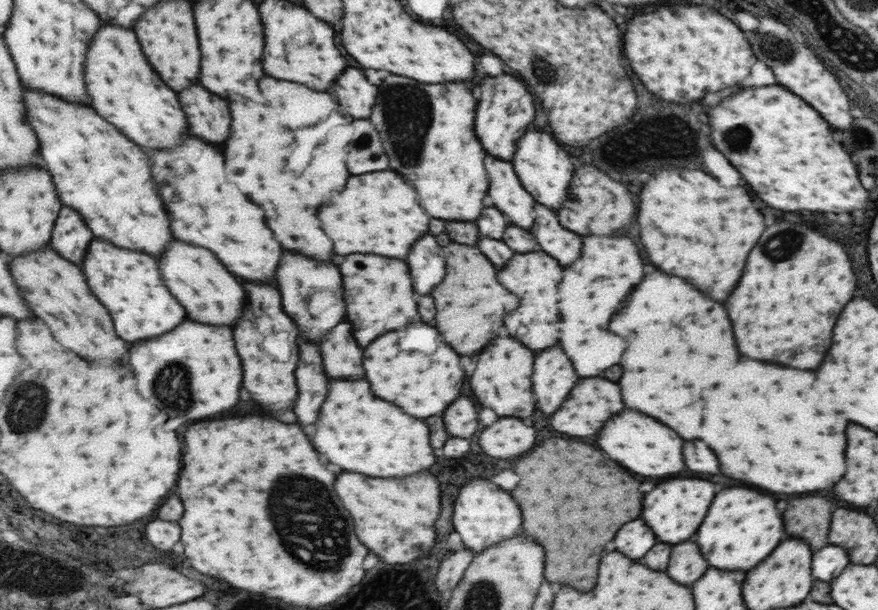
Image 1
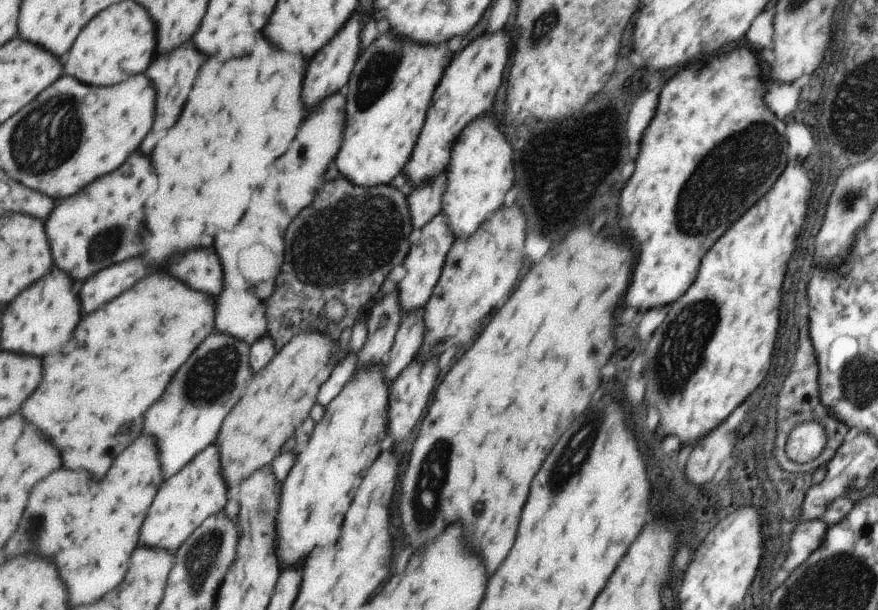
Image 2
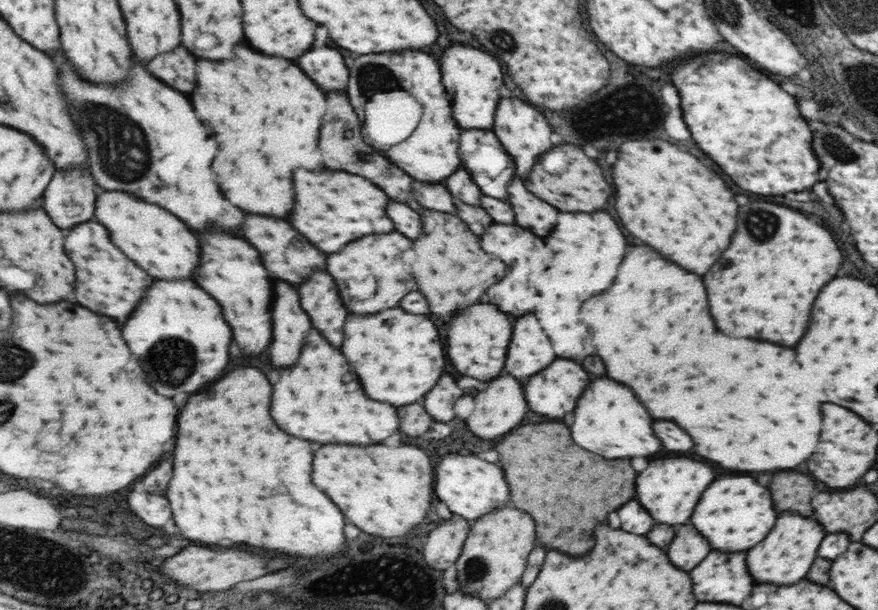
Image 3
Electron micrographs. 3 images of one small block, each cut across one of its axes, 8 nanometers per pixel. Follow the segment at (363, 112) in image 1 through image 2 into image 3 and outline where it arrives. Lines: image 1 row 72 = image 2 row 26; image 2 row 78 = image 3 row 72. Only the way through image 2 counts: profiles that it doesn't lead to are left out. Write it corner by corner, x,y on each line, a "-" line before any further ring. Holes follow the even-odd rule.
311,48
299,64
303,64
303,70
327,90
347,90
349,68
339,50

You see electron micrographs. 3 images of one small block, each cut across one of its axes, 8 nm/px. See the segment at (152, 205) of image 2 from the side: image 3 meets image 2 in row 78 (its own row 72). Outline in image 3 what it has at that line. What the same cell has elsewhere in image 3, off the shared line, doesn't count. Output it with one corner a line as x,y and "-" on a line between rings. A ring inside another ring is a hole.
239,44
239,52
235,52
233,62
199,60
199,92
193,92
191,100
195,100
195,112
199,112
199,118
213,126
219,148
223,148
223,156
219,156
219,168
215,168
215,172
219,172
219,184
223,184
227,200
245,212
287,220
295,208
293,170
321,170
323,166
319,134
327,112
327,98
321,88
291,60
265,56

